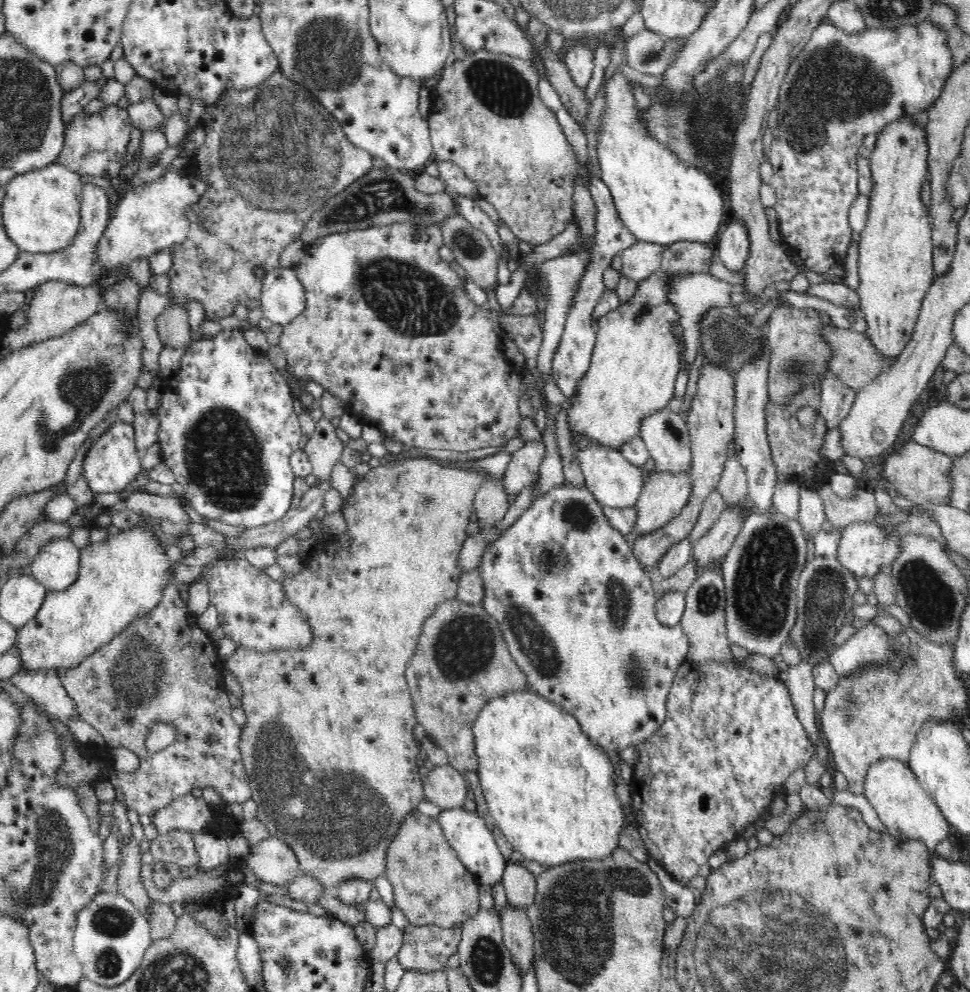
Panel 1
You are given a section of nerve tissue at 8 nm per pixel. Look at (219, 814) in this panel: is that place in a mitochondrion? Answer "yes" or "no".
no

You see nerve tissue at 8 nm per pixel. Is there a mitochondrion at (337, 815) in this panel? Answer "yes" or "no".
yes

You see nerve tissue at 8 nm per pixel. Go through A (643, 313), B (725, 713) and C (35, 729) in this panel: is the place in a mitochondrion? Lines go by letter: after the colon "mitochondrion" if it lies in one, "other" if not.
A: mitochondrion
B: other
C: mitochondrion

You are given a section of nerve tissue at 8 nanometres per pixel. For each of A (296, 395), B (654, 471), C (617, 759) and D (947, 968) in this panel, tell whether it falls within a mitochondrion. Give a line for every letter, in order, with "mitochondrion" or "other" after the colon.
A: other
B: other
C: other
D: other

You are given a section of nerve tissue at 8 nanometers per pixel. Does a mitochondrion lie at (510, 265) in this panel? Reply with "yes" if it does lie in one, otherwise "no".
no

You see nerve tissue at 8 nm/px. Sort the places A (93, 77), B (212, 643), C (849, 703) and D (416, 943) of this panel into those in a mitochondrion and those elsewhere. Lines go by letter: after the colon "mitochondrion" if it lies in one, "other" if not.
A: other
B: other
C: mitochondrion
D: other

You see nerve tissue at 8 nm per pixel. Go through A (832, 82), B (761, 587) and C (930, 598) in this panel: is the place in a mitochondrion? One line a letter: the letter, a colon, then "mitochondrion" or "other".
A: mitochondrion
B: mitochondrion
C: mitochondrion

